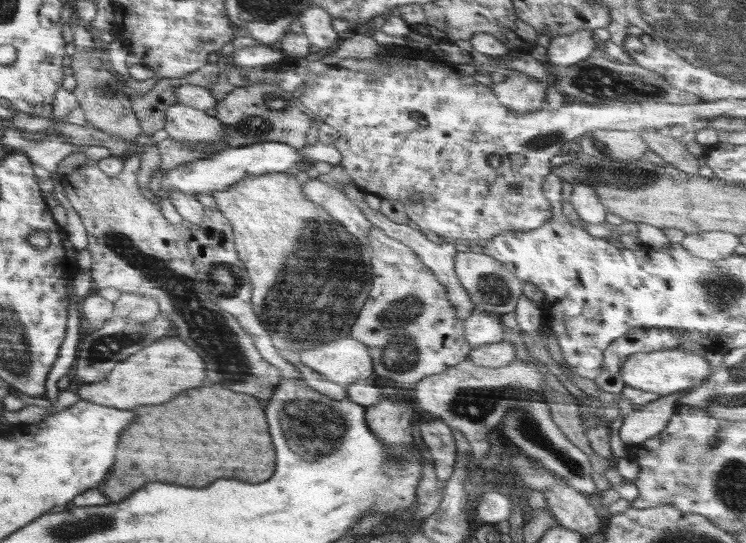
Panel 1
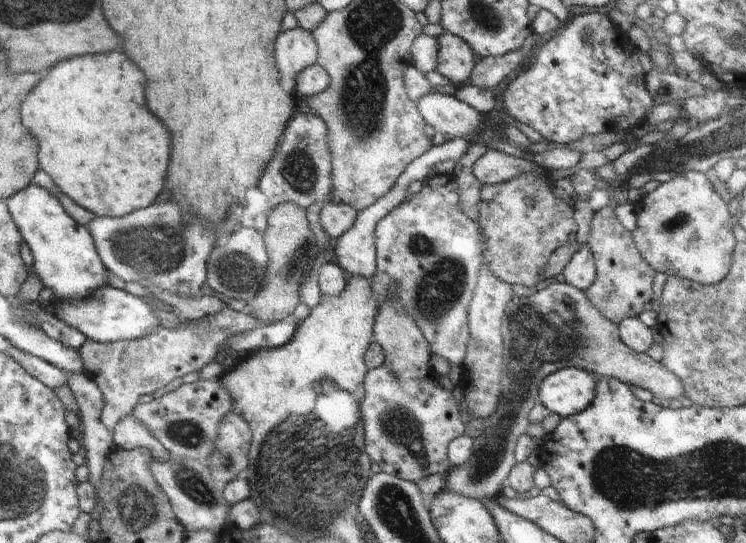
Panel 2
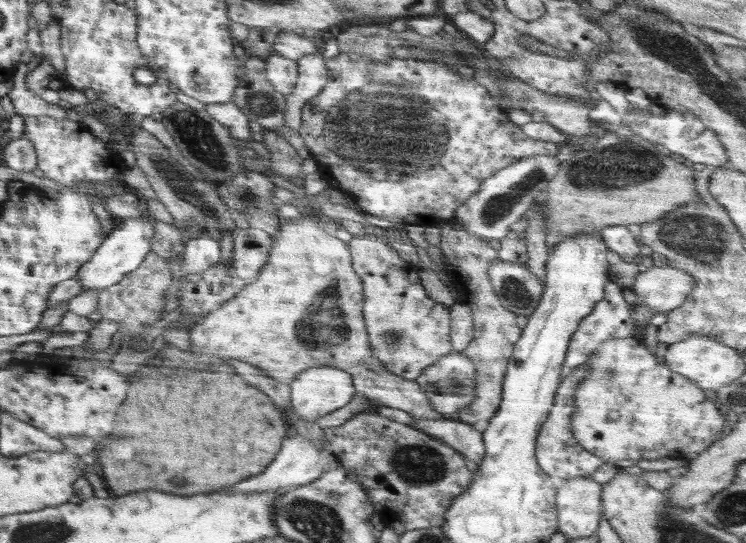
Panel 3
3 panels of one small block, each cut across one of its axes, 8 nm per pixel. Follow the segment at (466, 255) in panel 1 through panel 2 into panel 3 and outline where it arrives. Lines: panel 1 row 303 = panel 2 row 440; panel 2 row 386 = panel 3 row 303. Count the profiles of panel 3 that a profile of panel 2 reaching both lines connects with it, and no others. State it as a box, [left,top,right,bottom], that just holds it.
[488,261,697,332]

